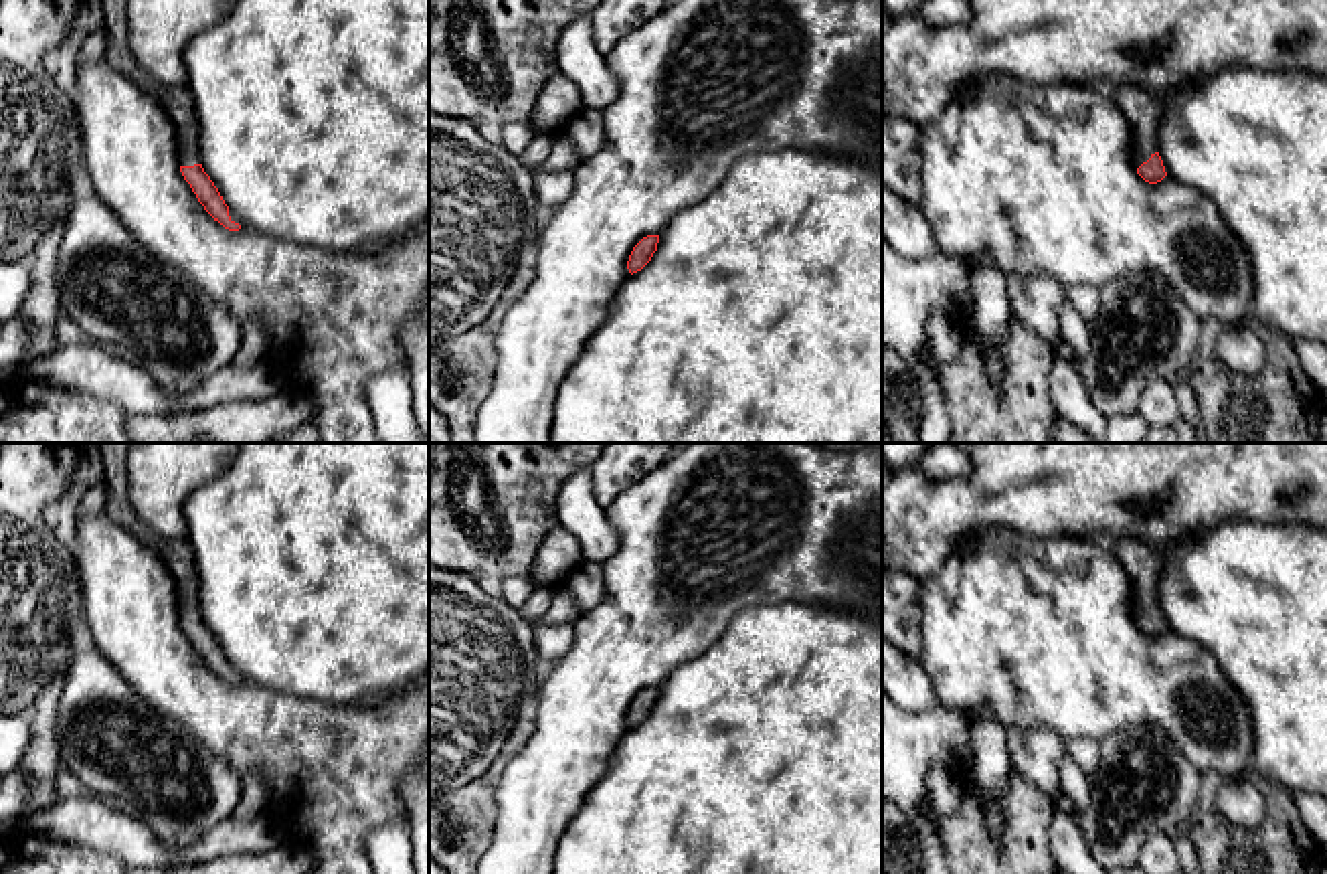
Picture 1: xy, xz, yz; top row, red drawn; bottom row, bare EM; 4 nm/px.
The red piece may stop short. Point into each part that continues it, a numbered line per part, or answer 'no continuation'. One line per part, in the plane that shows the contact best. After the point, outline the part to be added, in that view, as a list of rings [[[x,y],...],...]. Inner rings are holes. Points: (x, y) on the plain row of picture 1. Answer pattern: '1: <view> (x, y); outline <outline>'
1: yz (1143, 563); outline [[[1119,538],[1109,542],[1109,546],[1131,579],[1133,617],[1139,621],[1159,605],[1159,581],[1165,566],[1165,554],[1159,546],[1139,538]]]

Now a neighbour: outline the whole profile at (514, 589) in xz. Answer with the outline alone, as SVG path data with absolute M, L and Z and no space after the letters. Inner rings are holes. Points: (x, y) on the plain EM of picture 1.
M530 575L506 577L502 581L502 601L506 601L514 609L520 609L532 591L534 591L534 581L530 579Z

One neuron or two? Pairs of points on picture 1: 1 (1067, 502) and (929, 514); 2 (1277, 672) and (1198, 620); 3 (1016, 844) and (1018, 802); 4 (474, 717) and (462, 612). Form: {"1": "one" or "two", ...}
{"1": "one", "2": "one", "3": "one", "4": "one"}

